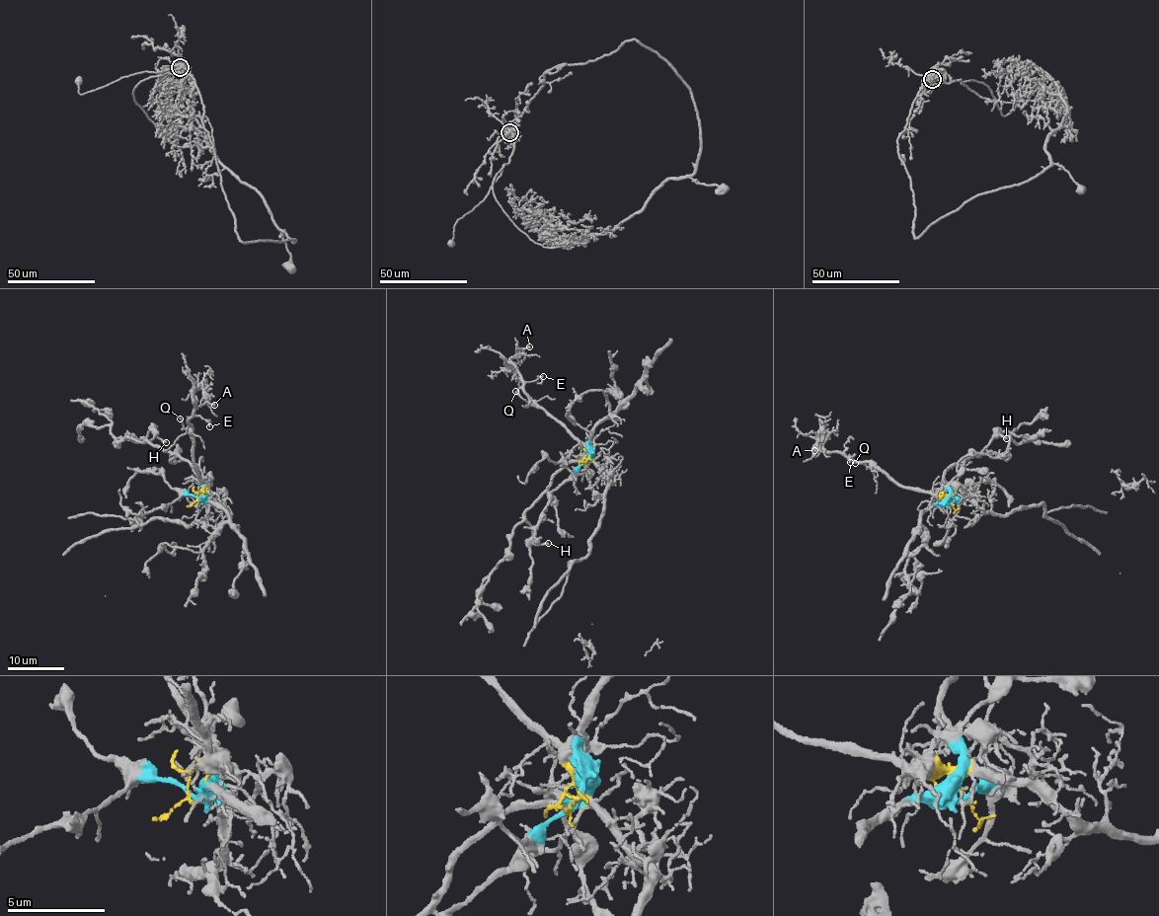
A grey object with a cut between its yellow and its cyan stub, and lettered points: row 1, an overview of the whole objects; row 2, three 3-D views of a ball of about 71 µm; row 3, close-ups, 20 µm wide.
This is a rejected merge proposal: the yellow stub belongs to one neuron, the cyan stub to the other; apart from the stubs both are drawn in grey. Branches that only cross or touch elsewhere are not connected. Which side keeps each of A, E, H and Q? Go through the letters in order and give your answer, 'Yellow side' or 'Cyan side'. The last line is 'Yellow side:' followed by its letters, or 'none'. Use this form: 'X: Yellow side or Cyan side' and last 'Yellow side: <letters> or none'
A: Yellow side
E: Yellow side
H: Cyan side
Q: Yellow side
Yellow side: A, E, Q

